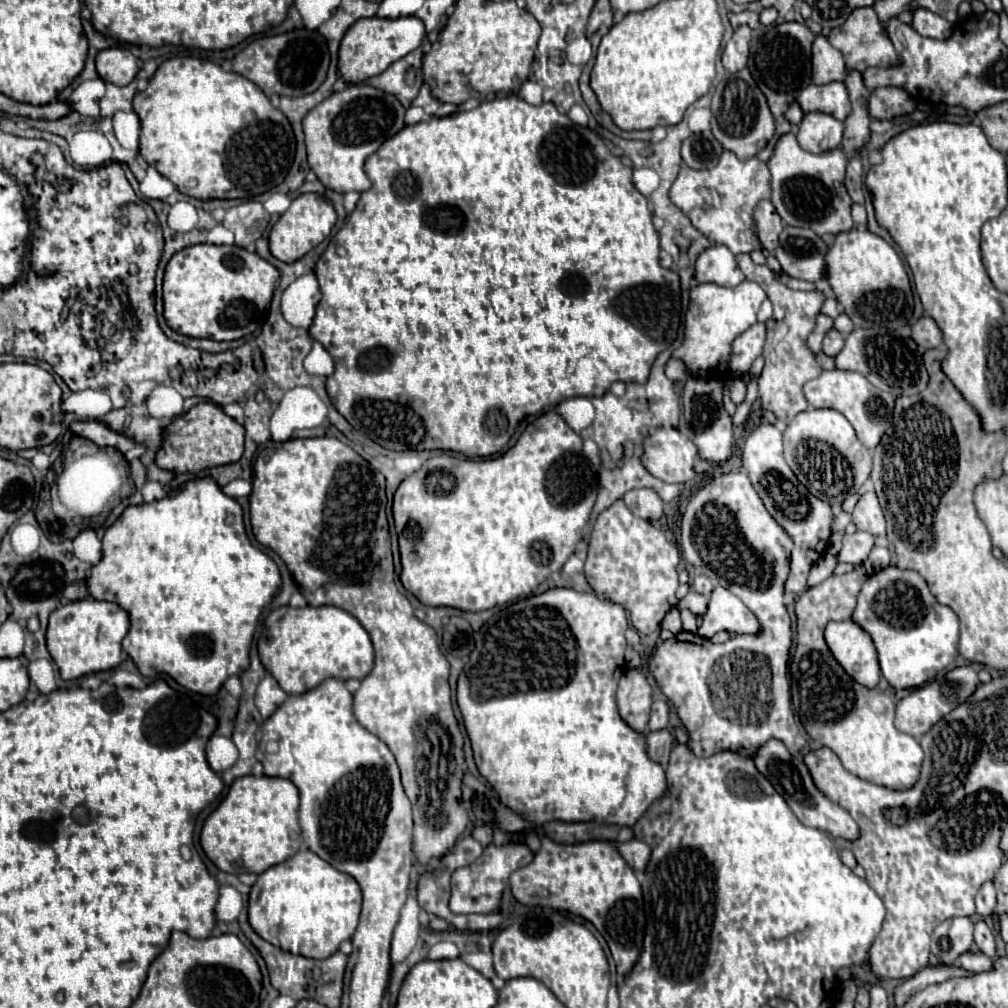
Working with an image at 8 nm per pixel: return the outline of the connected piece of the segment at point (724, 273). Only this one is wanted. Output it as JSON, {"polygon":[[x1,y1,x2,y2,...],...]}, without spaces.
{"polygon":[[712,246,696,260,696,280,728,288,738,286,744,280,744,274,726,246]]}

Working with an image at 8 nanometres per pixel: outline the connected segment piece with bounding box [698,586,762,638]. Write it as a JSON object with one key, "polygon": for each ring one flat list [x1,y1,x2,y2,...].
{"polygon":[[716,586,712,590,708,612,704,614,704,622,698,628,698,634,704,638,712,638,716,632,726,630,732,634,758,634,760,620,750,612,750,608,730,594,730,590]]}

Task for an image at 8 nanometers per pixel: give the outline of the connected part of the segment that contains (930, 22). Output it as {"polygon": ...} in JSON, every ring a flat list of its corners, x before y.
{"polygon":[[918,8,914,12,914,22,912,22,912,28,920,34,920,36,926,36,926,38,938,38,938,40,944,40,952,34,952,24,946,22,942,16,926,10,926,8]]}

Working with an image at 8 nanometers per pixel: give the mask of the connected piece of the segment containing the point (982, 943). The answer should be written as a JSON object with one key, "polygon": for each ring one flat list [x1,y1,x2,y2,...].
{"polygon":[[978,920,974,926,974,942,978,946,980,952,984,952,986,956,994,958,996,956,996,944,994,944,994,932,990,930,990,926,984,920]]}

